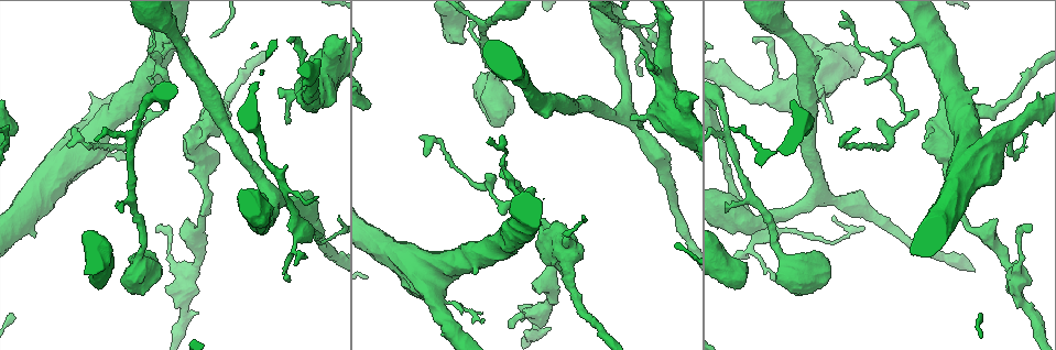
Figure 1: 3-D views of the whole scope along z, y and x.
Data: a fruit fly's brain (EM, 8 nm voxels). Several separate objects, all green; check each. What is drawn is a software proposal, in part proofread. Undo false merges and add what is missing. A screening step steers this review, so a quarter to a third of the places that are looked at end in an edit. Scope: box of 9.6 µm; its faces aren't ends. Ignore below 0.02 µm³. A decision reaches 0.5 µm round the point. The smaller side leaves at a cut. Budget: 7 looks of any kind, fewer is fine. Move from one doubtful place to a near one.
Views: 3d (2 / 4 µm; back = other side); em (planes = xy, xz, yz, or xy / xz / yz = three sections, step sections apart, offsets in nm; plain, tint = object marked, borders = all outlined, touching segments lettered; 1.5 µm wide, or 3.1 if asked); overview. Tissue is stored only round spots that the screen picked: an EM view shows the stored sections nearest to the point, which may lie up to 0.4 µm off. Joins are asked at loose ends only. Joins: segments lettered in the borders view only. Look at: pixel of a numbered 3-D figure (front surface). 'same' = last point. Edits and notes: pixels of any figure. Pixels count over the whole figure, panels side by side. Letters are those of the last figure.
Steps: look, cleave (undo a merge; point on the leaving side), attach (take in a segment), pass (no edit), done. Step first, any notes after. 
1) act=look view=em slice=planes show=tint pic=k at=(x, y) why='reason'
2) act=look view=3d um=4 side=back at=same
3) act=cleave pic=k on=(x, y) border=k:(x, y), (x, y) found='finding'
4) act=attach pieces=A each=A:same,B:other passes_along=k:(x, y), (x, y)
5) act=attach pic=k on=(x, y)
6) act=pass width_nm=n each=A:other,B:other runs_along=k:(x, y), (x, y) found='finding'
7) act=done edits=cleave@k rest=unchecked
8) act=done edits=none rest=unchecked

act=look view=3d um=2 pic=1 at=(849, 144) why='sharp bend'

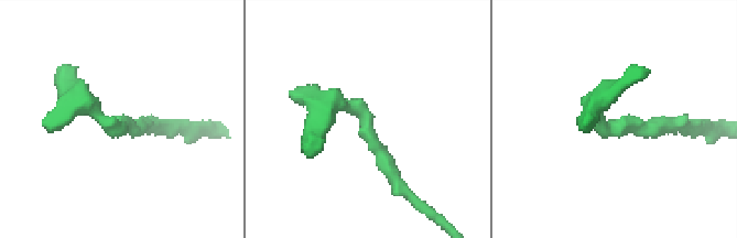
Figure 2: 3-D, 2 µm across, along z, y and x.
act=look view=em slice=xz step=4 show=tint pic=2 at=(98, 120) why='shape alone is not enough'

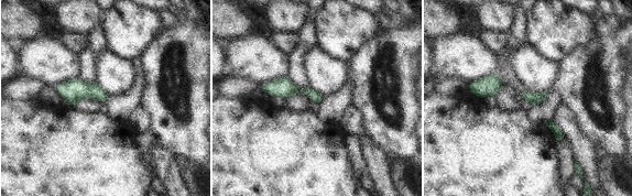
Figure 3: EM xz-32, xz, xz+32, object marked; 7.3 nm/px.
act=look view=em slice=planes show=borders at=same why='another direction'

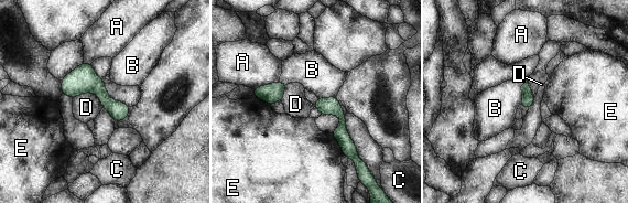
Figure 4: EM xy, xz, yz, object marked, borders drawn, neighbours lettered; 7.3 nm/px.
act=pass width_nm=90 each=A:other,B:other,C:other,D:other,E:other found='continuous, no second neuron'

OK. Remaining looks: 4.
act=look view=em slice=planes show=tint pic=1 at=(923, 148) why='an open end'

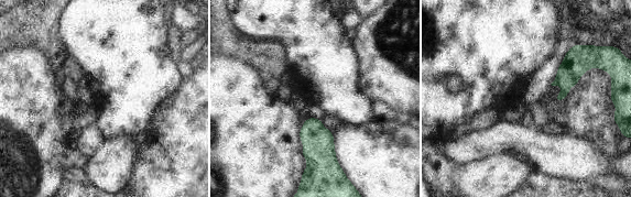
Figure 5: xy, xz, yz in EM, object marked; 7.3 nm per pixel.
act=look view=em slice=planes show=borders at=same

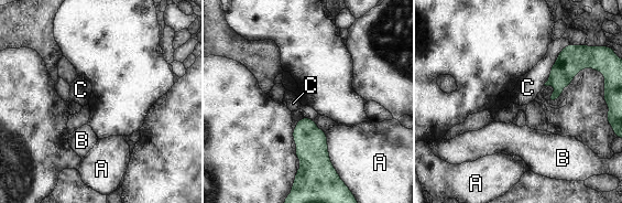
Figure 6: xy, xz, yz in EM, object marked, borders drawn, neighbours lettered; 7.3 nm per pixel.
act=pass each=A:other,B:other,C:other found='none of them fits'

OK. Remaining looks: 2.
act=look view=3d um=4 pic=1 at=(469, 23) why='thin end'

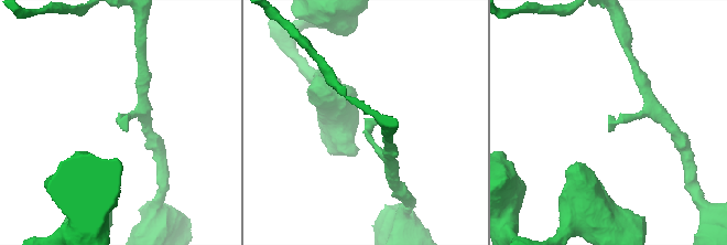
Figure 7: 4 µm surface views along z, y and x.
act=look view=em slice=planes show=borders pic=7 at=(123, 128)

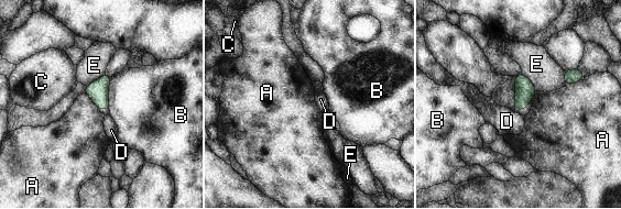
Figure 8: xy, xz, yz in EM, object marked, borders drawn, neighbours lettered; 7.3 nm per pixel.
act=pass width_nm=140 each=A:other,B:other,C:other,D:other,E:other border=8:(584, 77), (565, 85) found='none of them fits'

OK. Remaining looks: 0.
act=done edits=none rest=unchecked

